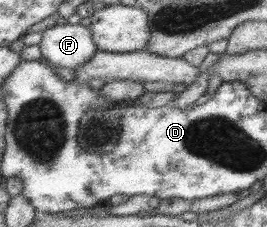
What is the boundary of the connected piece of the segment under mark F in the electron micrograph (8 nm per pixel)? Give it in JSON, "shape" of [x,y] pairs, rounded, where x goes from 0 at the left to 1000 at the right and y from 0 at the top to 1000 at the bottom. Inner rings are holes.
{"shape":[[[251,97],[165,128],[142,207],[154,247],[187,278],[255,304],[307,286],[367,220],[330,115]]]}

